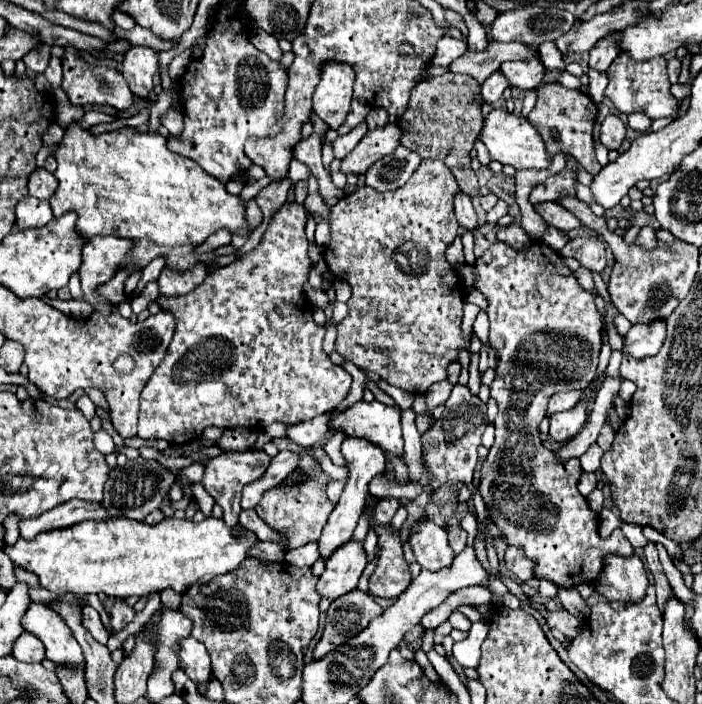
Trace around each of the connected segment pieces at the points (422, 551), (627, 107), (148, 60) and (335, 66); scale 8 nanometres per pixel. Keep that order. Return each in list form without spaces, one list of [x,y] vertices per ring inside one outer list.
[[[426,521],[420,529],[420,533],[410,537],[416,561],[422,569],[428,571],[440,571],[442,567],[448,567],[454,561],[454,551],[448,545],[446,529],[438,527],[434,521]]]
[[[620,53],[608,69],[606,97],[614,103],[614,107],[620,113],[626,113],[626,115],[632,111],[644,111],[652,119],[658,119],[678,111],[678,101],[670,93],[664,57],[654,57],[650,61],[632,61],[626,53]]]
[[[130,47],[122,63],[122,75],[136,97],[146,99],[152,91],[152,77],[158,73],[158,53],[148,47]]]
[[[328,61],[320,71],[320,83],[314,91],[314,113],[328,123],[330,129],[338,129],[350,111],[354,71],[346,63]]]

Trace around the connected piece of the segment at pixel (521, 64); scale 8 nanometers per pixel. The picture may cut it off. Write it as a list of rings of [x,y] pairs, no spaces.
[[[538,57],[502,63],[500,71],[506,75],[510,85],[514,85],[518,89],[524,89],[524,91],[534,89],[542,81],[542,77],[546,73],[546,69],[544,69],[544,65],[542,65],[542,61]]]

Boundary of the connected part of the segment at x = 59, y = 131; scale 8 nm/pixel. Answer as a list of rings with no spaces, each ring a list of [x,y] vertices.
[[[54,123],[42,136],[43,145],[48,146],[52,144],[57,144],[62,140],[63,136],[64,129],[62,129],[57,123]]]

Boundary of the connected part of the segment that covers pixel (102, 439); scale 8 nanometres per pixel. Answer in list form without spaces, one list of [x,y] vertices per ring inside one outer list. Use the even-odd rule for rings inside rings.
[[[100,429],[98,433],[94,433],[94,445],[96,445],[96,449],[98,449],[100,453],[104,453],[104,455],[108,455],[108,453],[116,451],[112,437],[110,437],[104,429]]]

